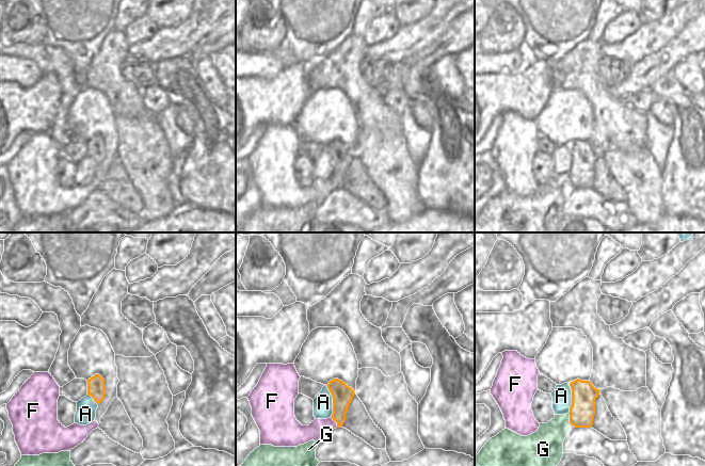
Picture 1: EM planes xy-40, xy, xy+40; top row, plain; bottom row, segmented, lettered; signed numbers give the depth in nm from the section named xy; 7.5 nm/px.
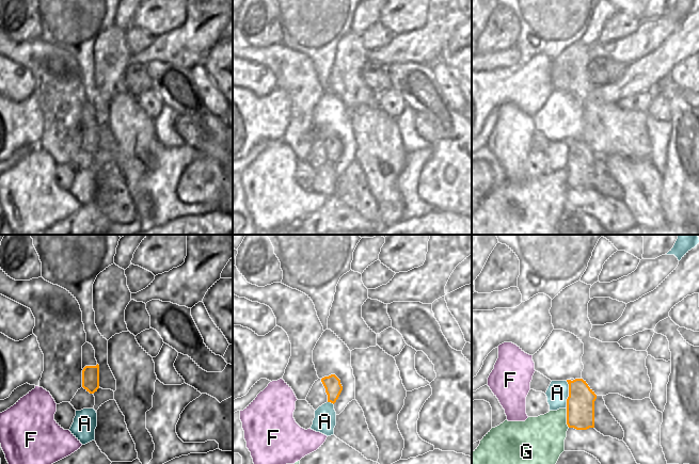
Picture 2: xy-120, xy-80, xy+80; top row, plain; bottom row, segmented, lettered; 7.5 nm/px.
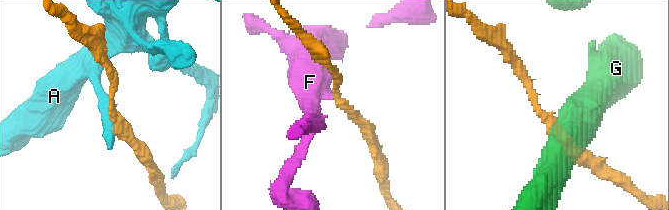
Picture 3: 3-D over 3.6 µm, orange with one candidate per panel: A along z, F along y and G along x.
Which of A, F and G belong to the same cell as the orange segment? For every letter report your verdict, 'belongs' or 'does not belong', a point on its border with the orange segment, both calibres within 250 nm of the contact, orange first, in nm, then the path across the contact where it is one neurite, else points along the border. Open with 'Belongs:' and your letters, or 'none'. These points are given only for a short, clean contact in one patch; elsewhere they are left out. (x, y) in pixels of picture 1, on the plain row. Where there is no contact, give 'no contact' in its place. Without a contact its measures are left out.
Belongs: none
A: does not belong; contact xy (333, 162); calibres 160 and 140 nm; border xy (325, 146), (332, 158), (331, 177)
F: does not belong; contact xy (335, 181); calibres 160 and 150 nm; border xy (330, 178), (336, 183), (337, 188)
G: does not belong; contact xy+40 (570, 179); calibres 190 and 240 nm

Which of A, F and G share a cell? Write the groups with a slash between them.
A / F / G

